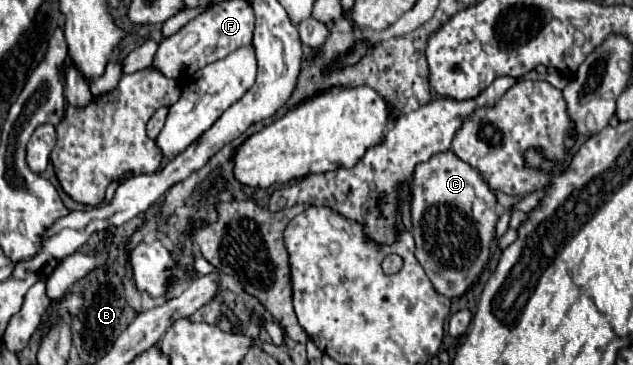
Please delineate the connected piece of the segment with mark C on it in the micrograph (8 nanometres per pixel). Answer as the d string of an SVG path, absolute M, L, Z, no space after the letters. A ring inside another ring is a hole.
M441 151L433 155L427 163L417 165L413 177L413 203L411 203L411 217L413 217L413 237L417 245L417 257L423 265L429 281L433 283L435 291L447 299L463 295L469 285L479 277L487 259L491 241L495 237L495 225L499 221L497 215L497 197L491 191L489 183L475 171L469 163L463 163L453 151Z

